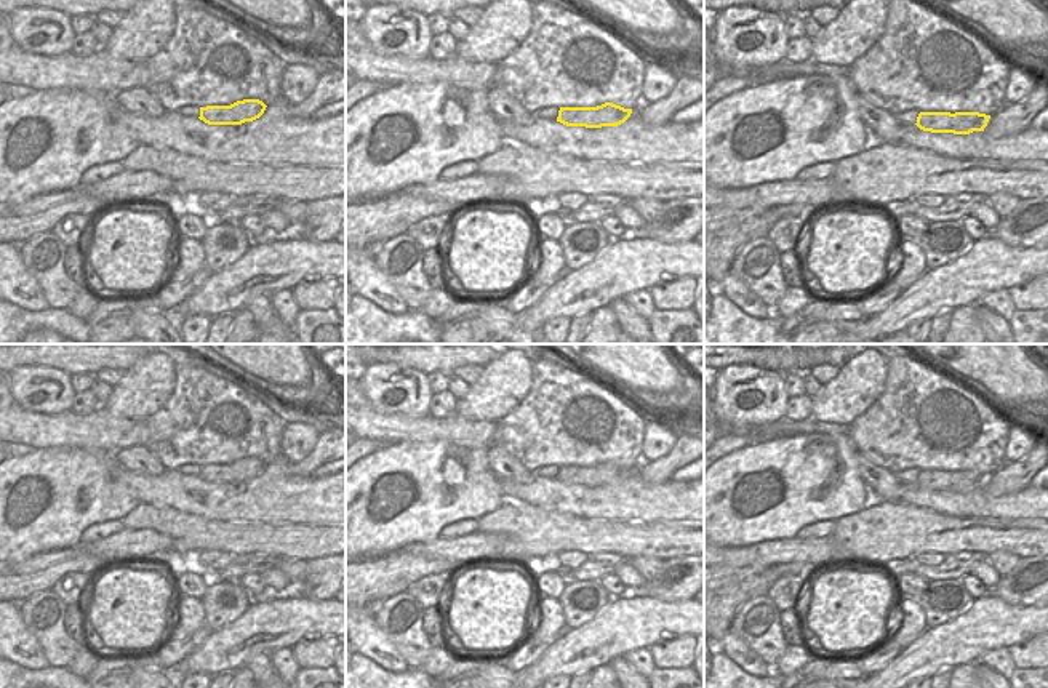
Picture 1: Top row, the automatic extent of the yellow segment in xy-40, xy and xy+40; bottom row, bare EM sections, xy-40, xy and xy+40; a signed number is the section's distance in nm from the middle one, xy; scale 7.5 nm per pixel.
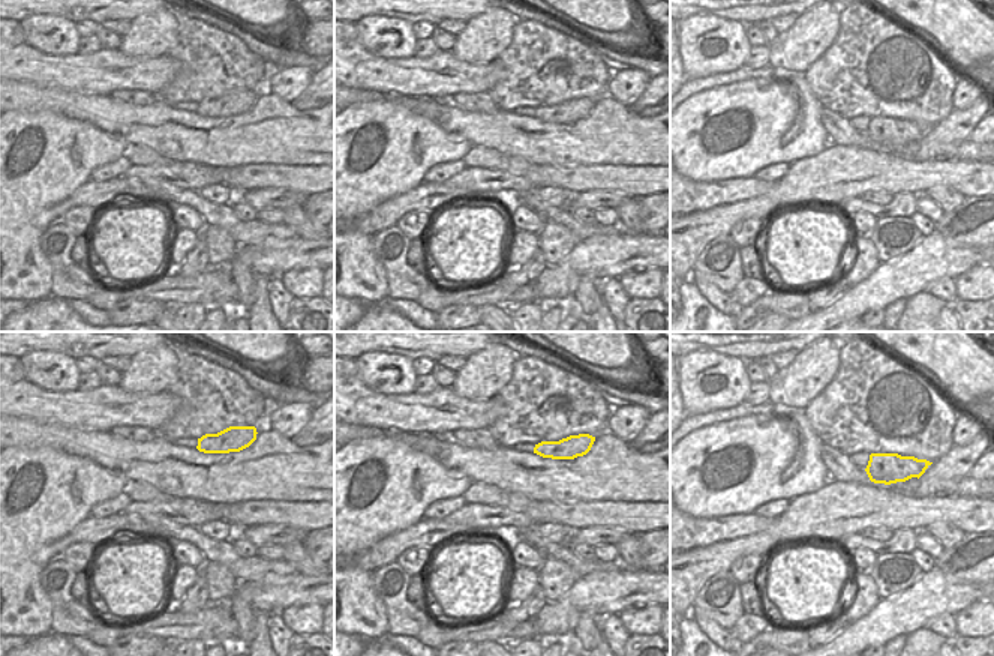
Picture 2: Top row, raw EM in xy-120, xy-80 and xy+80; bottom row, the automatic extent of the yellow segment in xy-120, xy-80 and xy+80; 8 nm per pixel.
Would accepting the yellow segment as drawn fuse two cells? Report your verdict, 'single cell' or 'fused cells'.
single cell

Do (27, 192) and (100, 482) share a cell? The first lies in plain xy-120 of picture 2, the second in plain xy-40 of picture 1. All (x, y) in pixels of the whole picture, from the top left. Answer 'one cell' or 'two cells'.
one cell

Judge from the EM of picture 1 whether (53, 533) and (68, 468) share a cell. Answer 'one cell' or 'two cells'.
one cell

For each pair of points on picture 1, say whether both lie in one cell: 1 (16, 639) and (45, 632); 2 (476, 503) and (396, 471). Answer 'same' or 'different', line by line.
1: different
2: same

